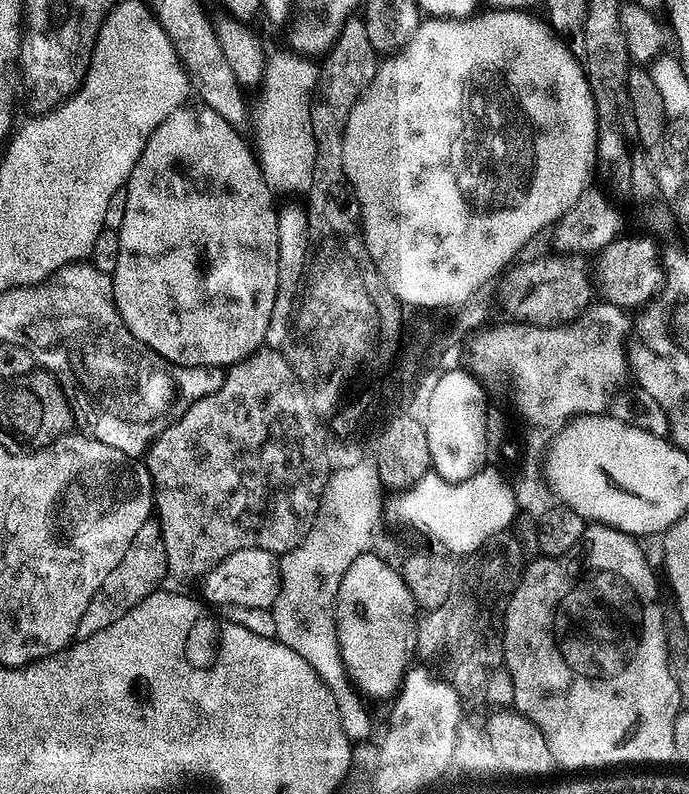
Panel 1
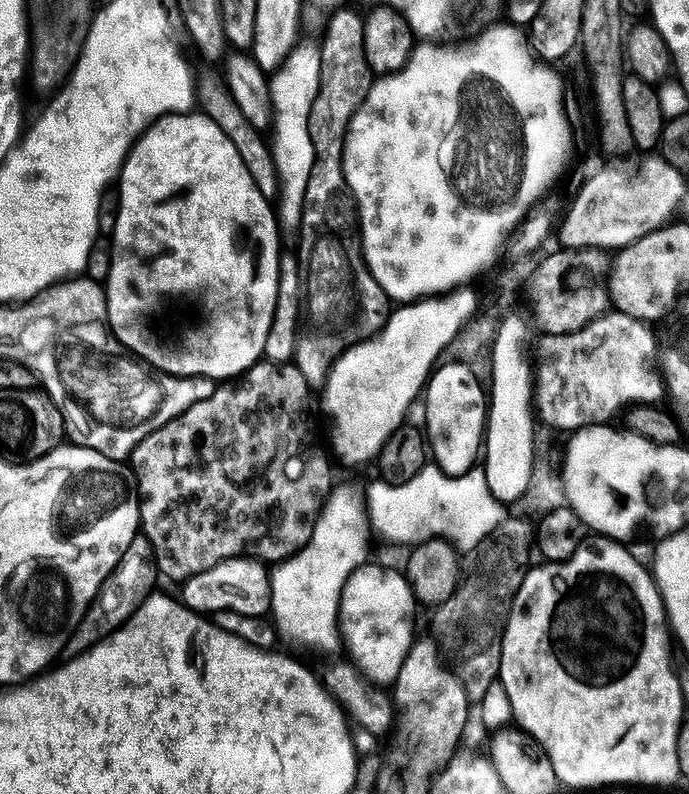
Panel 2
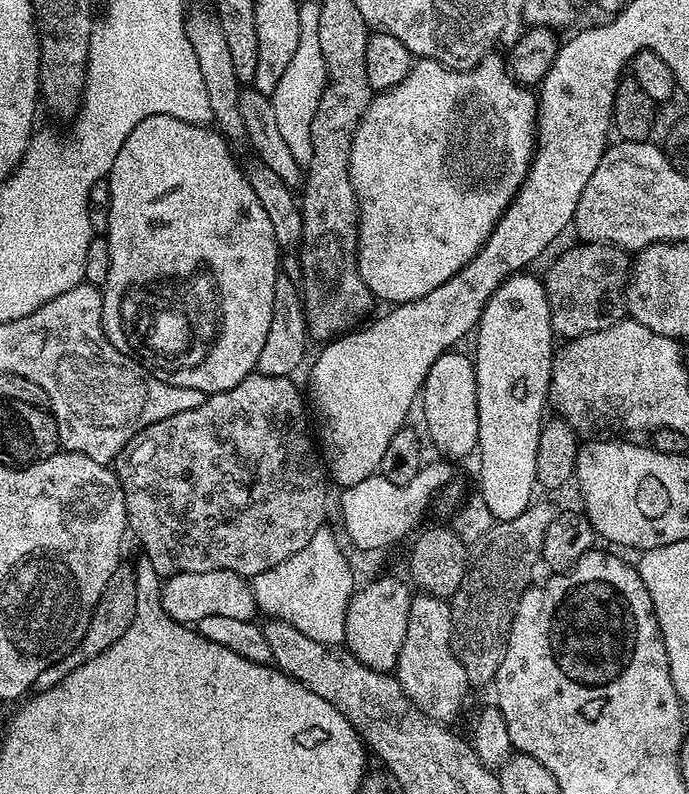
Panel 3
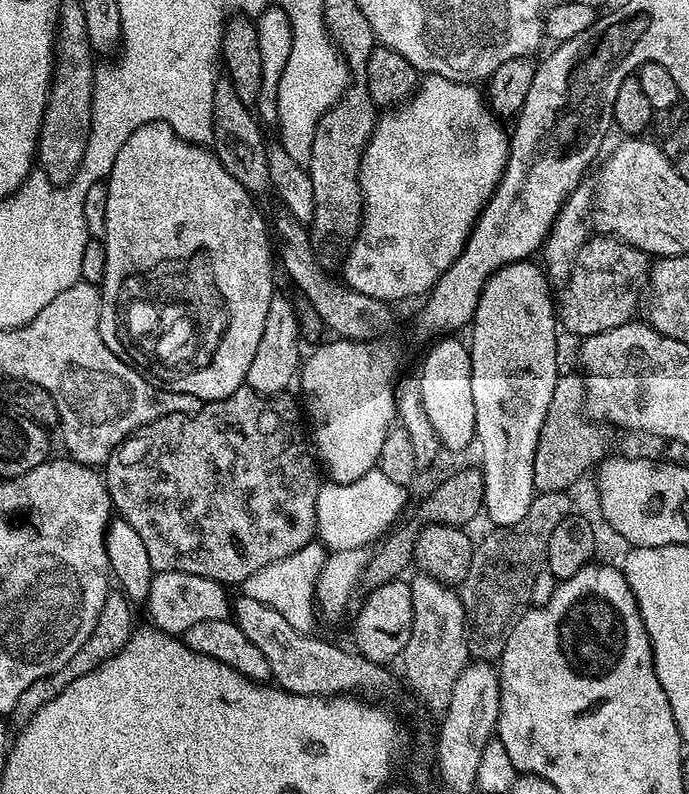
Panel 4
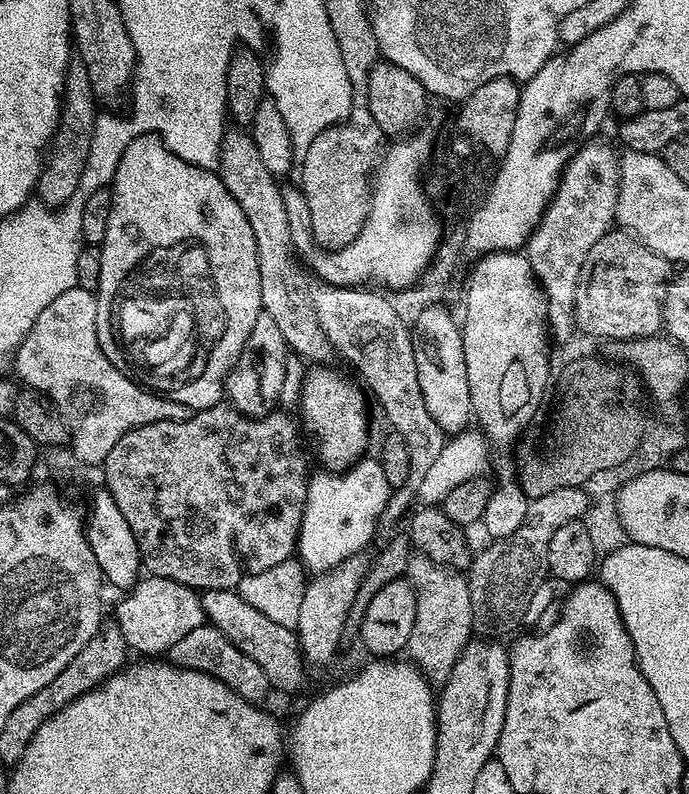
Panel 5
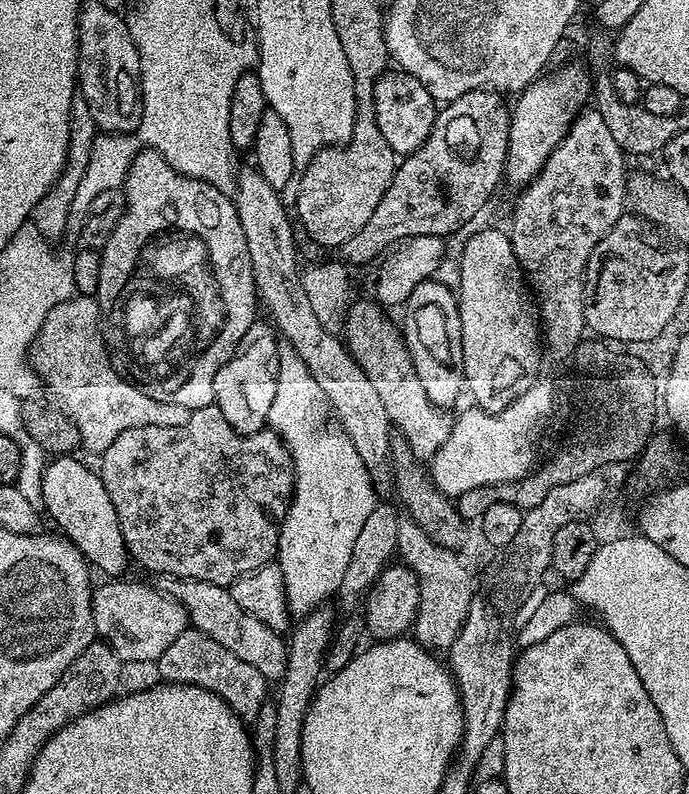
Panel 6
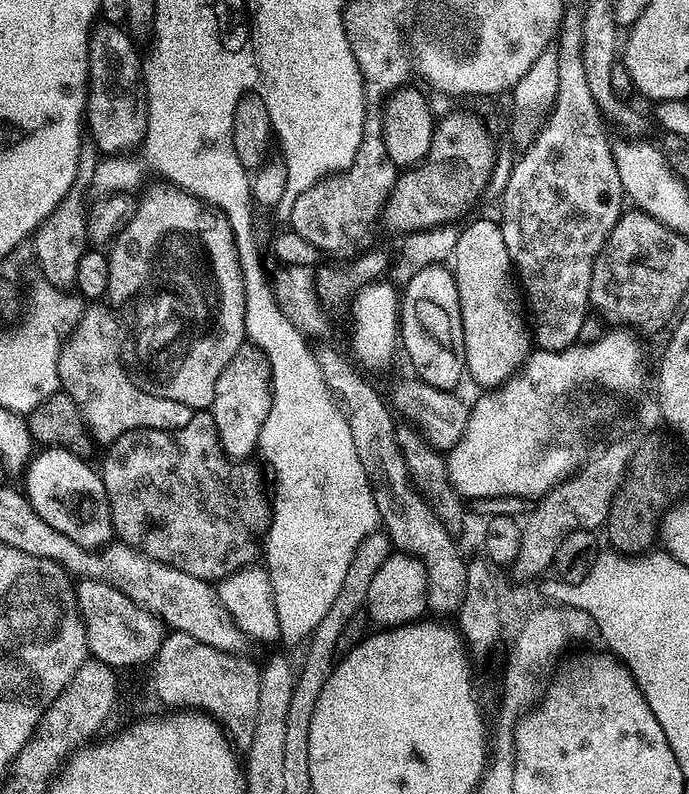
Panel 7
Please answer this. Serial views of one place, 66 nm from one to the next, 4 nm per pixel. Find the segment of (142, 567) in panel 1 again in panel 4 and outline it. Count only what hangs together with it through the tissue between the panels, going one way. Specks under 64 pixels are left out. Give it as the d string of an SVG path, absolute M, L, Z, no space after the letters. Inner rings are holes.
M109 591L106 602L102 606L102 614L98 614L98 622L94 622L94 630L90 630L90 638L86 638L86 642L82 642L78 654L74 654L74 658L70 658L70 662L66 662L66 666L62 666L62 670L54 670L54 674L50 674L38 682L33 682L27 690L22 690L22 695L19 696L18 702L14 702L10 713L13 725L15 725L14 723L16 726L27 724L30 718L34 718L34 714L38 714L38 710L42 710L42 706L46 706L46 702L58 698L58 694L62 694L62 690L66 690L66 686L70 686L70 682L74 682L74 678L82 678L82 674L94 670L102 662L106 662L122 650L122 646L132 637L134 631L132 608L128 603L130 603L129 597L123 591Z

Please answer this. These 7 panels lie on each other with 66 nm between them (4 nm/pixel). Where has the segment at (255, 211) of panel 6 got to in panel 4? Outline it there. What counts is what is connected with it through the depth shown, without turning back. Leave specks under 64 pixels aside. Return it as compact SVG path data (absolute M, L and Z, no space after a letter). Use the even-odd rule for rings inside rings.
M219 77L216 81L214 114L210 123L213 135L212 148L226 172L254 196L259 196L264 191L268 192L271 187L267 162L268 146L262 138L263 129L251 109L238 100L227 77Z

